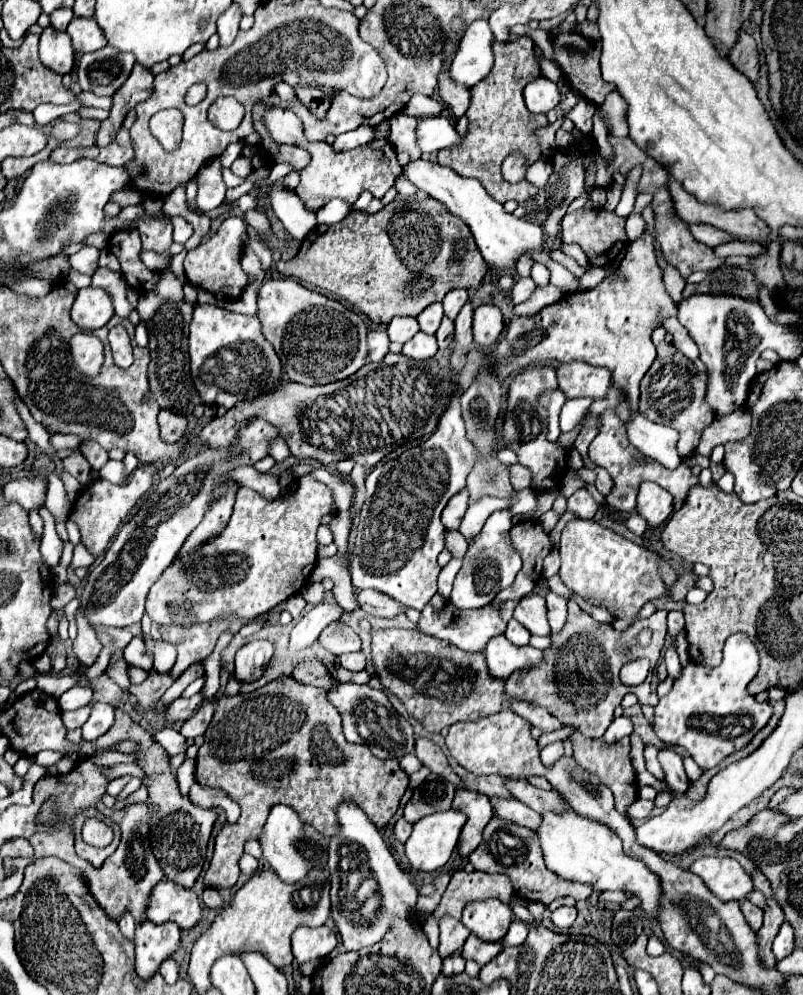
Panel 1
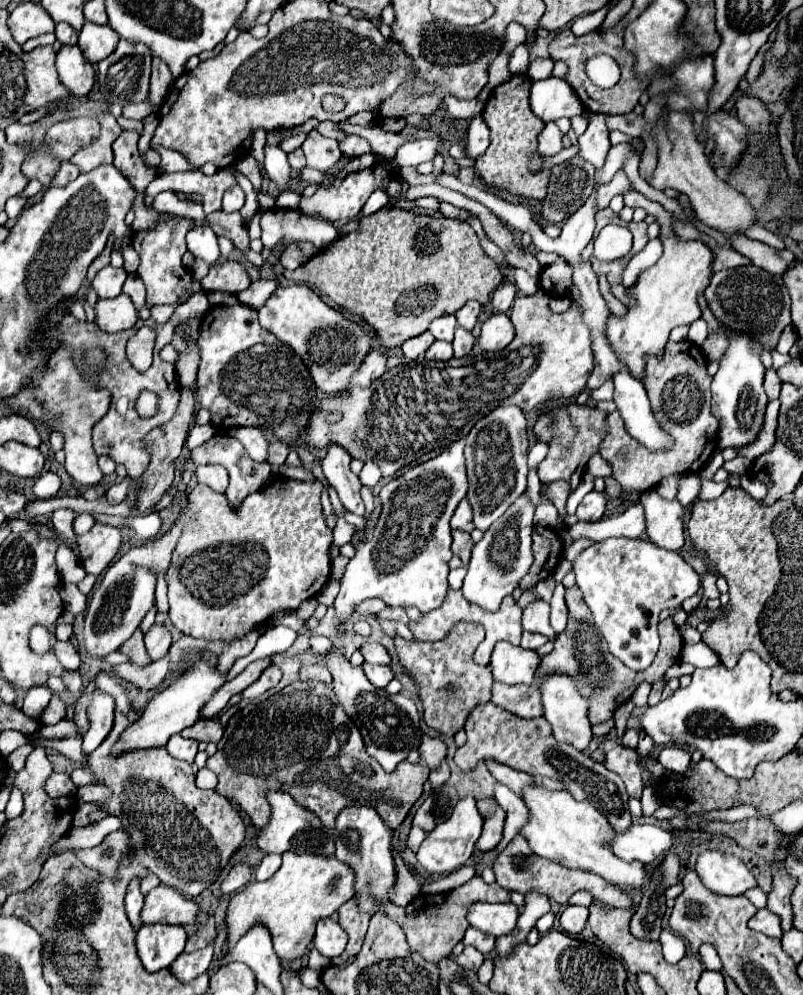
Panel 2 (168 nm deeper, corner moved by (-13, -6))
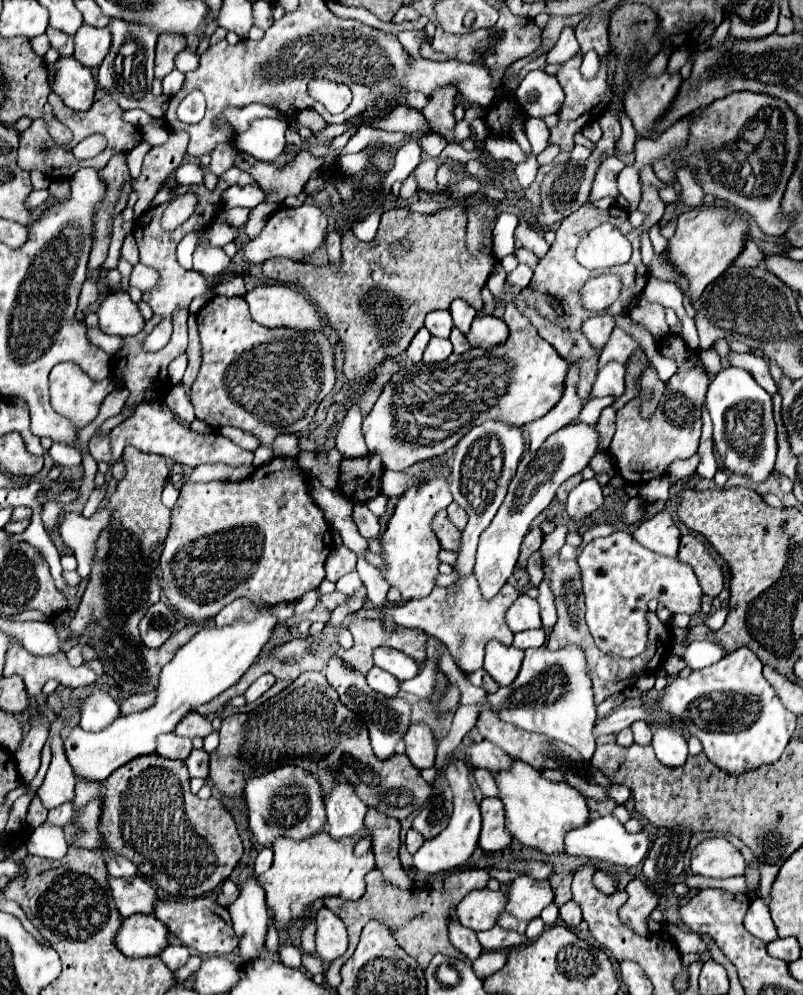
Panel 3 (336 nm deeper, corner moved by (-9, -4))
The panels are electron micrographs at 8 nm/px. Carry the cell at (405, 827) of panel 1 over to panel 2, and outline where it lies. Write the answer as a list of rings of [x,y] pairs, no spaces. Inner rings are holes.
[[[412,826],[410,834],[408,834],[408,842],[406,842],[406,846],[408,846],[412,852],[416,852],[416,850],[420,848],[420,844],[422,844],[424,838],[426,838],[426,832],[422,832],[418,826]]]

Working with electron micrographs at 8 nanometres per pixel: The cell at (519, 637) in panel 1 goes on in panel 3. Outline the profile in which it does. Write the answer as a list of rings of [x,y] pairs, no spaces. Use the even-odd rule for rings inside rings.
[[[544,628],[518,632],[518,634],[514,634],[514,642],[512,642],[512,646],[514,646],[514,648],[520,648],[520,650],[526,650],[526,648],[538,648],[538,646],[542,646],[542,644],[546,644]]]

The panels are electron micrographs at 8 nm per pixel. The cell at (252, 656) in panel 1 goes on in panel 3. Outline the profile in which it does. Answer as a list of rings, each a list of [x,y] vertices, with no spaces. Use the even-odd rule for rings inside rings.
[[[262,674],[248,690],[246,690],[246,700],[248,700],[248,704],[250,702],[254,702],[254,700],[258,700],[266,690],[270,690],[272,688],[272,684],[276,682],[276,678],[274,676],[270,676],[270,674]]]

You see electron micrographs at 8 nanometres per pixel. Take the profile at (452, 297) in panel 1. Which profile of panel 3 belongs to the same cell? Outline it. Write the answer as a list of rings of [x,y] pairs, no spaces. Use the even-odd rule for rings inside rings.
[[[454,300],[452,306],[450,306],[450,314],[452,314],[452,318],[454,318],[454,326],[456,326],[462,334],[468,334],[470,324],[472,324],[472,320],[474,320],[474,316],[476,316],[476,310],[474,310],[468,302],[464,302],[464,300]]]

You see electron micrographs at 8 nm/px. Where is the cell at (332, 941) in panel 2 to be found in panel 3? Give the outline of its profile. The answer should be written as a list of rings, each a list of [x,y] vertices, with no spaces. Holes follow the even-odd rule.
[[[326,906],[316,912],[316,954],[318,958],[332,962],[338,956],[342,956],[348,948],[348,934],[346,926],[340,916],[330,912]]]

